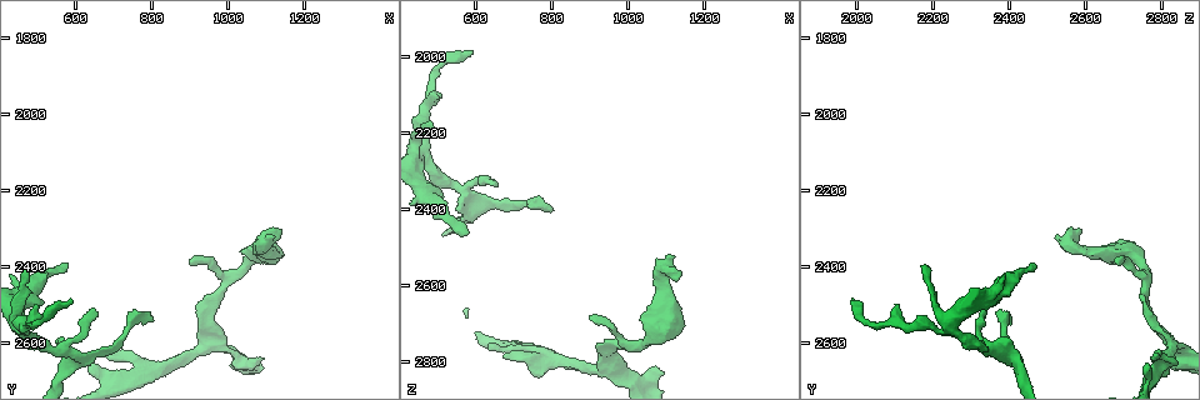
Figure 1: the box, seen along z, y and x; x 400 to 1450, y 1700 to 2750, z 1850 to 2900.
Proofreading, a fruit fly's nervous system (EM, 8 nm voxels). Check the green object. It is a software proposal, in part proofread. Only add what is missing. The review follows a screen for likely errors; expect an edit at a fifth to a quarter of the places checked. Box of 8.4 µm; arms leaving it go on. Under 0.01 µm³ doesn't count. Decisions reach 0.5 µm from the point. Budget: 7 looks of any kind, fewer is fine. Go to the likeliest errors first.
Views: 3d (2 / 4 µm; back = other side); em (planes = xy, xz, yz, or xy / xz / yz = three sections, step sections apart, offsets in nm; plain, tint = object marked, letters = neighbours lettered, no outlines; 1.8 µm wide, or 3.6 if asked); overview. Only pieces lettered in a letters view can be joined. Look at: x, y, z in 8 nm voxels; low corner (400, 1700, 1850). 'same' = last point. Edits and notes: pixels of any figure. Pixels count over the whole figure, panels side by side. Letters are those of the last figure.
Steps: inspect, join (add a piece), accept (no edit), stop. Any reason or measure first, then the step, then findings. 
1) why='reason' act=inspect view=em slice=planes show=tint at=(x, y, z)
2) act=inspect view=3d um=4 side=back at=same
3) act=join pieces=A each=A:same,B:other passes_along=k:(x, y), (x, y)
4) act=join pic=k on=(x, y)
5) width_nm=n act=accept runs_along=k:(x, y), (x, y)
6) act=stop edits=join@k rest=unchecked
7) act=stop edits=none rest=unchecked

why='branch stops here' act=inspect view=3d um=2 at=(1115, 2315, 2515)

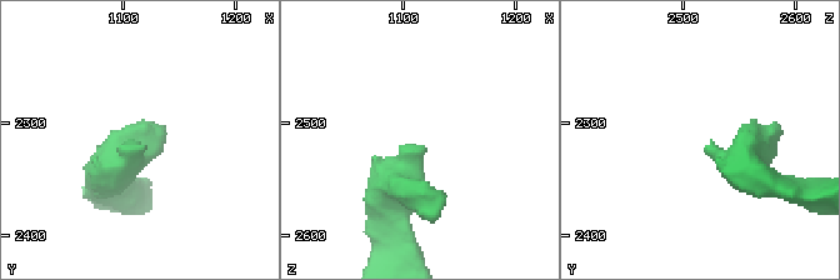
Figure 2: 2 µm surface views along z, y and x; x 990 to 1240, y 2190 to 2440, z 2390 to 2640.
act=inspect view=em slice=planes show=letters at=(1116, 2322, 2520)

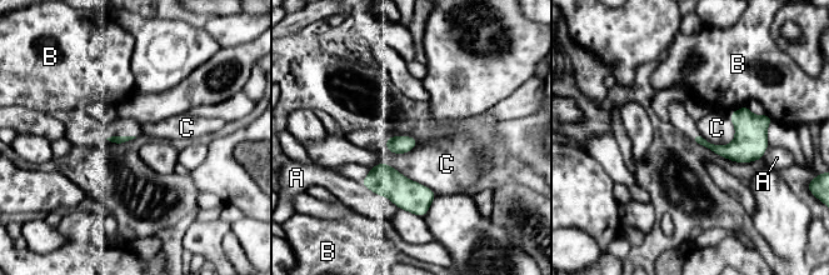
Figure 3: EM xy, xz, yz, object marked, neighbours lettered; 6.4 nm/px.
act=accept each=A:other,B:other,C:other border=3:(370, 166), (386, 163), (438, 194) found='no lettered piece goes on from it'

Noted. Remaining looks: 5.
why='an open end' act=inspect view=3d um=4 at=(575, 2390, 2465)

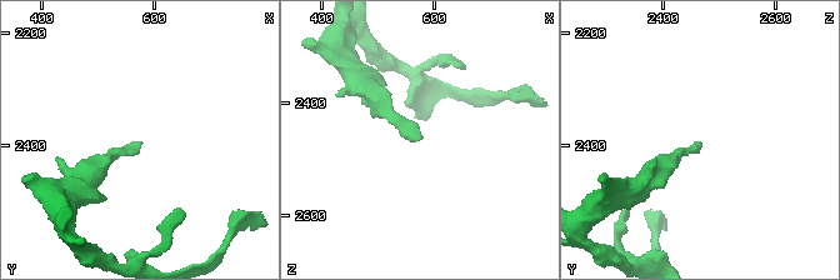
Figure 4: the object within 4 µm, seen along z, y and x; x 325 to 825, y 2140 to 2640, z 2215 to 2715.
why='need the tissue' act=inspect view=em slice=planes show=letters at=(575, 2390, 2465)

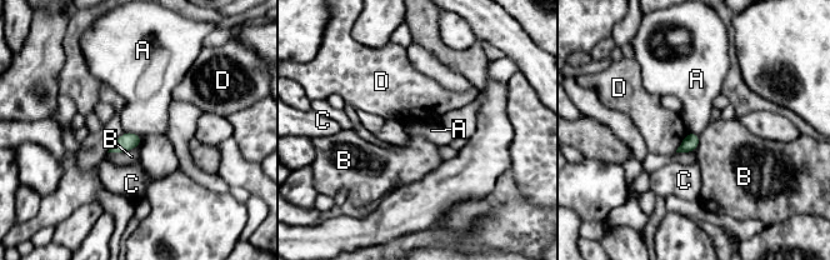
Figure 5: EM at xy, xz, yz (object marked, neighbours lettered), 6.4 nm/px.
act=accept each=A:other,B:other,C:other,D:other border=5:(125, 130), (136, 133), (140, 136) found='no lettered piece goes on from it'

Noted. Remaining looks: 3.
why='thin end' act=inspect view=em slice=xy step=8 show=tint at=(790, 2540, 2410)

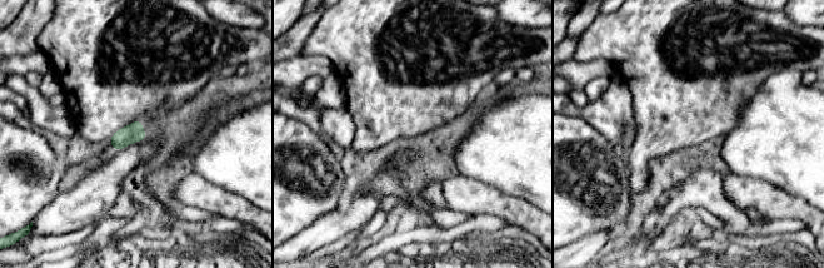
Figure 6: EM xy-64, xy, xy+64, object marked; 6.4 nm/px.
why='another direction' act=inspect view=em slice=planes show=letters at=same

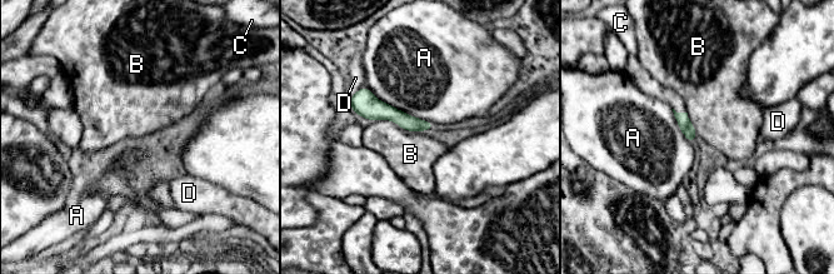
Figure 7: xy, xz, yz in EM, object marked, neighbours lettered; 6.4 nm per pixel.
width_nm=90 act=accept each=A:other,B:other,C:other,D:other found='no lettered piece goes on from it'

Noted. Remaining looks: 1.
act=stop edits=none rest=unchecked

